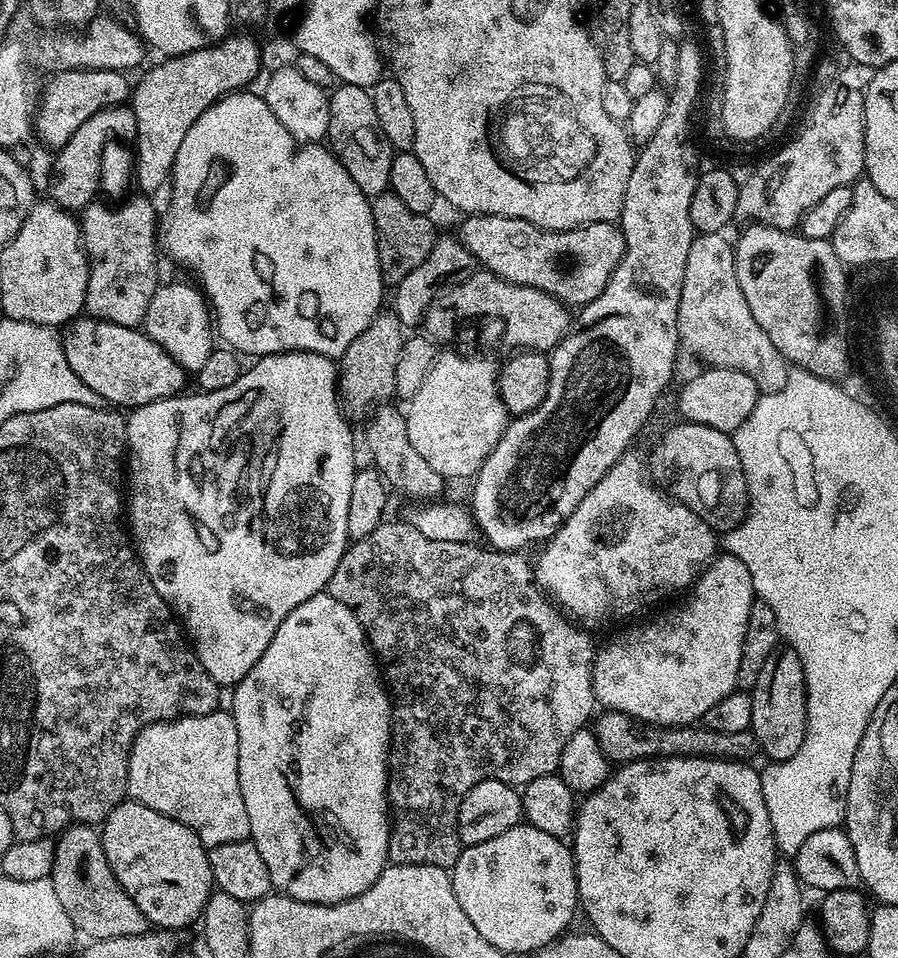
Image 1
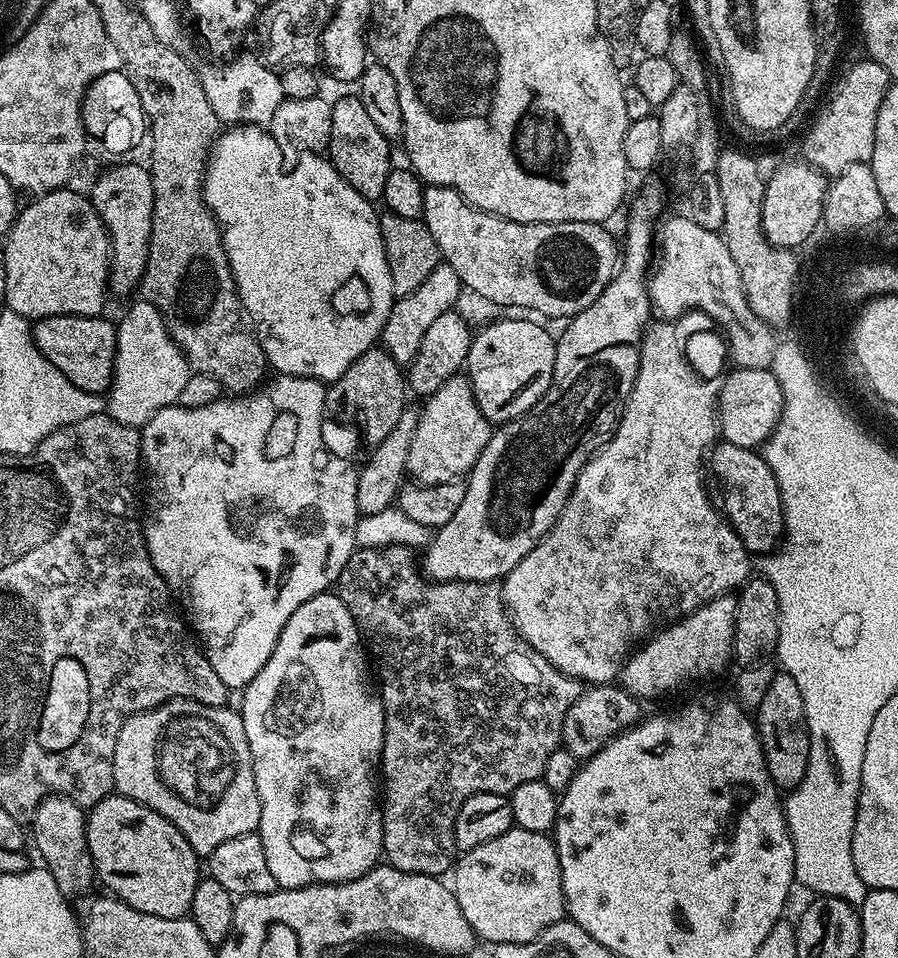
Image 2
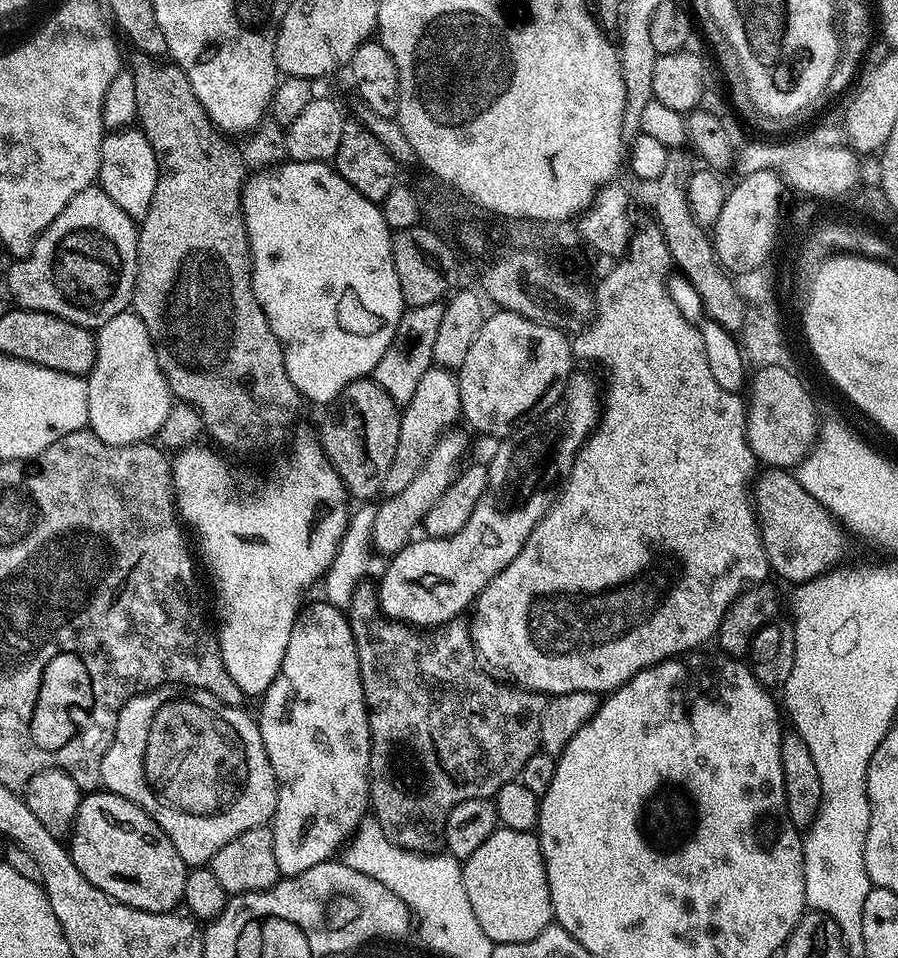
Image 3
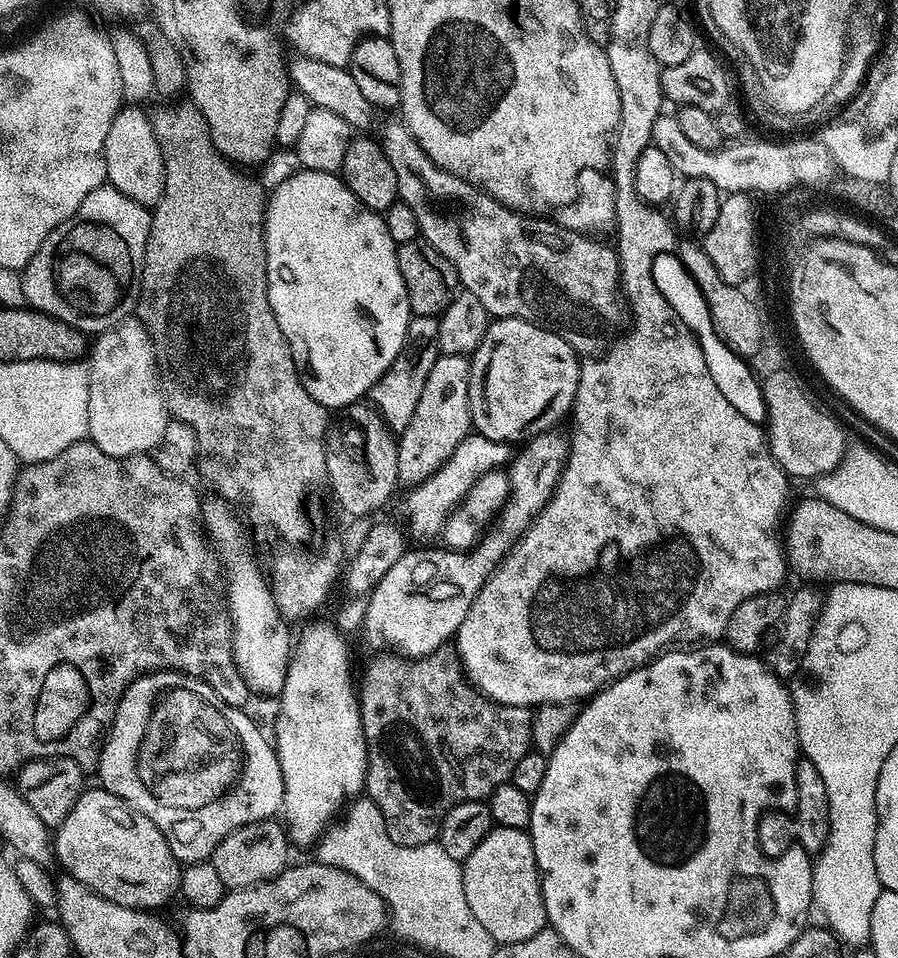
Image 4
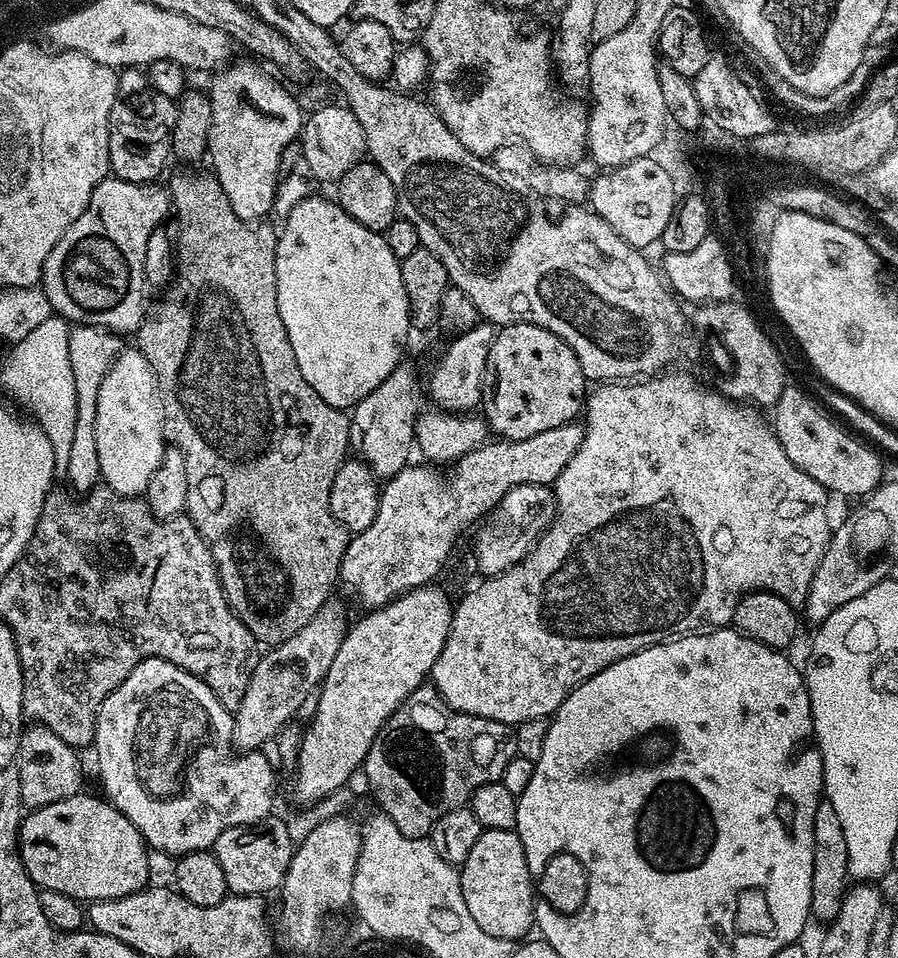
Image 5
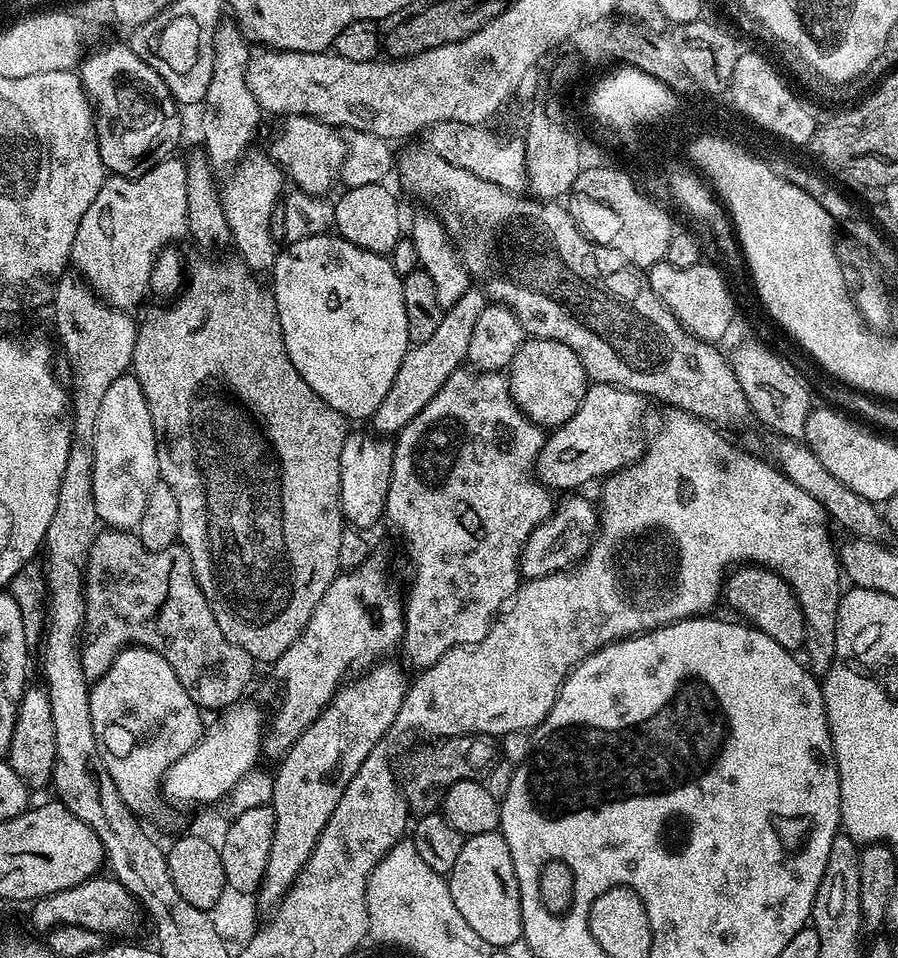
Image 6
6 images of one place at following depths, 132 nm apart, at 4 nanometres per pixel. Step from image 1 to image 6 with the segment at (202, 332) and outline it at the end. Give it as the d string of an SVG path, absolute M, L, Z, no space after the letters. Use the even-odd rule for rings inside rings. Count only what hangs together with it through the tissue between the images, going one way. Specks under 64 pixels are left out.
M131 374L119 376L110 390L106 390L102 406L98 406L92 471L96 519L103 523L105 520L109 529L132 530L139 525L150 490L154 490L160 480L162 460L156 457L156 444L158 448L158 433L152 425L152 415L142 386Z

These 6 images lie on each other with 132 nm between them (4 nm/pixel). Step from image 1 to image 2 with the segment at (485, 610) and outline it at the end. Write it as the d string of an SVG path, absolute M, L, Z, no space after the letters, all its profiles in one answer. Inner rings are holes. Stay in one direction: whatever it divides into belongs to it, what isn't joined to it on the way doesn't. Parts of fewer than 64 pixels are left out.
M357 547L351 558L342 566L342 574L336 579L334 588L340 601L350 610L356 623L356 629L374 661L374 668L380 671L378 695L384 707L384 745L381 748L379 771L384 774L382 782L382 823L384 826L383 859L391 867L410 874L426 874L437 878L443 872L451 873L458 859L458 849L454 838L454 822L458 818L458 810L466 798L474 794L489 792L499 796L508 796L522 782L539 780L543 777L546 758L561 747L562 722L566 718L566 710L574 706L574 702L582 691L581 681L575 676L568 676L558 670L542 654L525 646L516 631L501 592L495 583L470 582L469 580L446 580L429 582L422 575L421 569L412 561L413 553L406 548L361 548Z

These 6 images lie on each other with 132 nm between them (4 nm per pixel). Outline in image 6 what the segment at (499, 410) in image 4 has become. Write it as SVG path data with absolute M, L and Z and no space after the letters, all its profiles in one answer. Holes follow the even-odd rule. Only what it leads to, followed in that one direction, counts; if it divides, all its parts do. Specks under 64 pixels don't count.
M525 339L506 369L508 389L514 402L535 424L545 430L558 428L570 419L574 410L582 406L582 398L589 386L588 375L574 350L562 342Z

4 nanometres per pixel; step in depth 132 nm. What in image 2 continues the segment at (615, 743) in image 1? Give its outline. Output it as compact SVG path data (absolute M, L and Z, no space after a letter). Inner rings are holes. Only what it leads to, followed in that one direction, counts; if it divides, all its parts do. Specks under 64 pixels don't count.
M615 683L585 687L574 702L574 706L566 710L566 718L562 722L562 734L560 735L562 747L577 762L589 760L591 756L602 751L615 736L640 723L642 719L640 704L641 701L637 697Z

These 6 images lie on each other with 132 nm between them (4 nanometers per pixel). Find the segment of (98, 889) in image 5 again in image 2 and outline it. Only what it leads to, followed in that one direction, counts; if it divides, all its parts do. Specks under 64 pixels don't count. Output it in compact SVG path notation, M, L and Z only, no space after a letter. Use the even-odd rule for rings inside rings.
M107 796L87 813L86 842L92 864L96 867L96 880L104 883L109 888L105 889L115 899L124 901L142 914L154 914L167 920L178 920L191 913L194 890L202 879L202 860L192 849L190 842L186 842L182 830L162 818L162 814L128 796Z

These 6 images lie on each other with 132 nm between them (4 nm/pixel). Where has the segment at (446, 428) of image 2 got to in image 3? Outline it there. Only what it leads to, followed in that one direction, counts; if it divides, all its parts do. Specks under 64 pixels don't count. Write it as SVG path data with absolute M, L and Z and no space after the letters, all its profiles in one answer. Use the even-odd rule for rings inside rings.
M448 430L440 436L436 444L433 445L428 456L424 458L424 464L406 486L396 496L390 496L379 501L376 517L374 518L374 530L372 538L377 549L380 548L387 554L401 552L413 539L412 531L419 529L424 522L424 515L432 509L446 494L446 490L454 483L458 473L461 471L462 463L460 459L464 456L464 451L468 448L468 440L460 432Z

